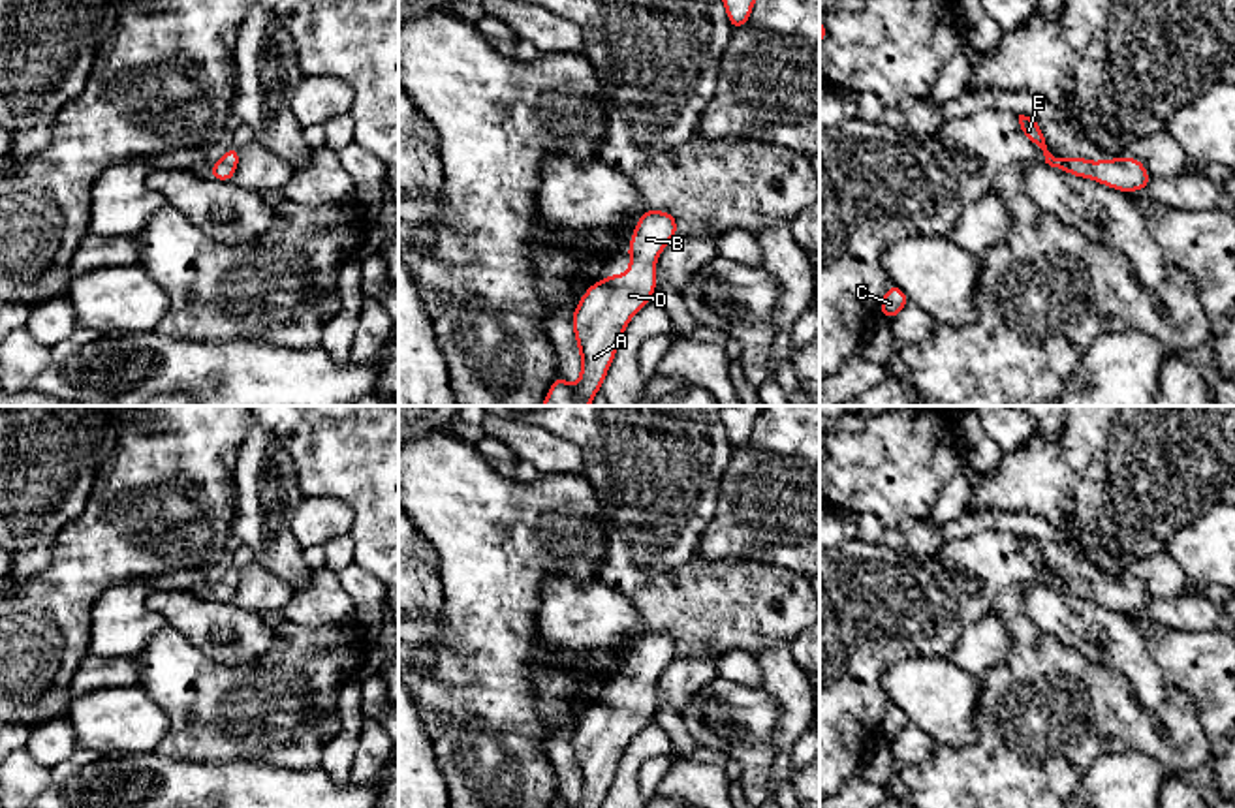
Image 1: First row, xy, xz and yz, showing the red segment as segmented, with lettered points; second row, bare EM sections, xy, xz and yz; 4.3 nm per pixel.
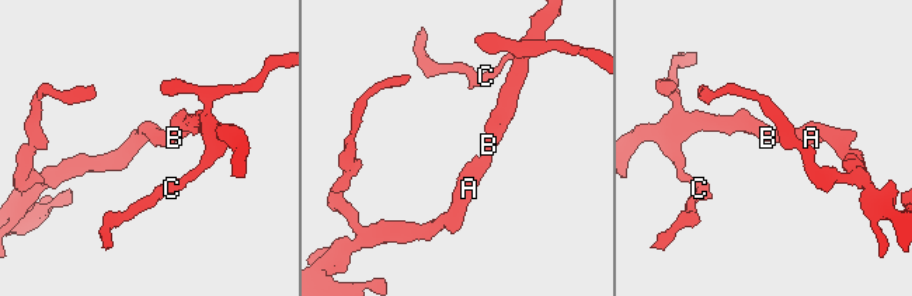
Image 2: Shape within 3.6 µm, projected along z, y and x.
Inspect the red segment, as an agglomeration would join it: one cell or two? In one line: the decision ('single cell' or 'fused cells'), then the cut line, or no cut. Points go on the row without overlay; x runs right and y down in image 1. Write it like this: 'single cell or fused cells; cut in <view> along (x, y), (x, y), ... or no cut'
single cell; no cut

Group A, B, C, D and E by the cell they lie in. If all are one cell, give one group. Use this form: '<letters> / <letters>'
A B C D E

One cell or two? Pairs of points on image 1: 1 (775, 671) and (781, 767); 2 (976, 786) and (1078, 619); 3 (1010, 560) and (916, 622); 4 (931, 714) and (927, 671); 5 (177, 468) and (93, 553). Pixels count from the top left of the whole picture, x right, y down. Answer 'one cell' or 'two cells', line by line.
1: one cell
2: two cells
3: one cell
4: one cell
5: one cell

